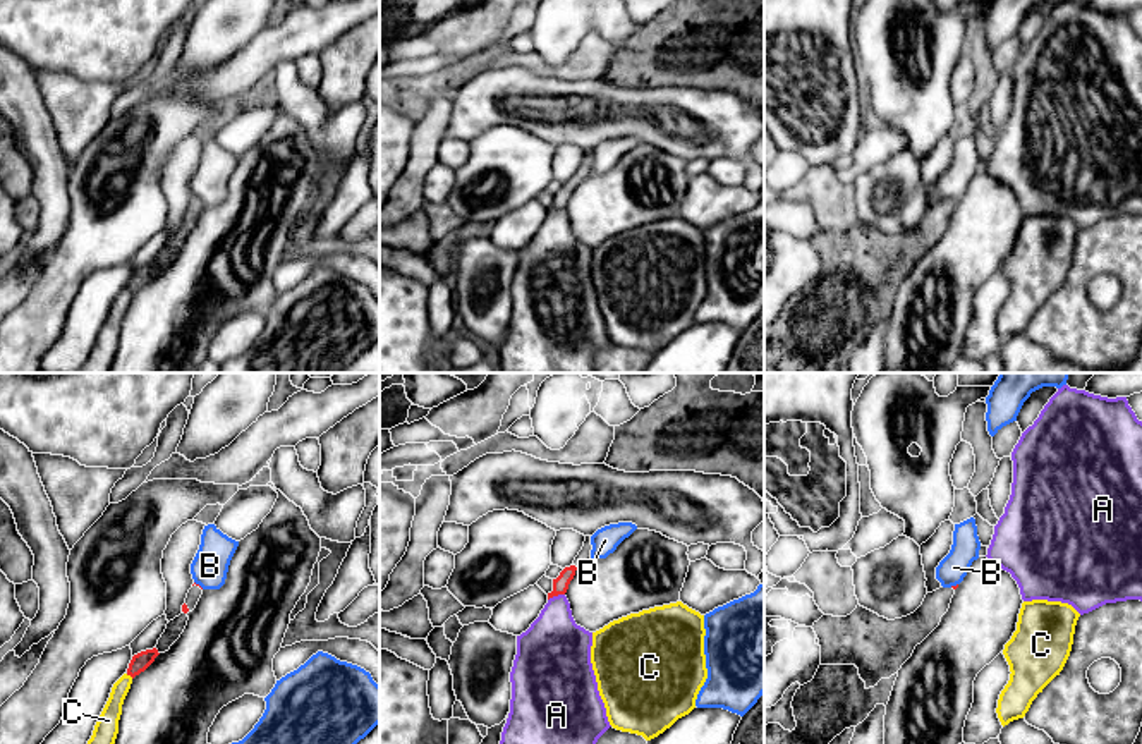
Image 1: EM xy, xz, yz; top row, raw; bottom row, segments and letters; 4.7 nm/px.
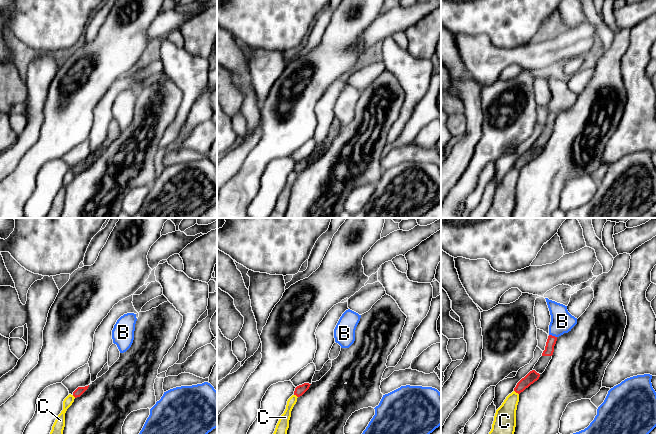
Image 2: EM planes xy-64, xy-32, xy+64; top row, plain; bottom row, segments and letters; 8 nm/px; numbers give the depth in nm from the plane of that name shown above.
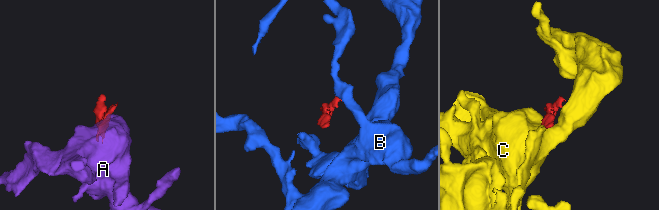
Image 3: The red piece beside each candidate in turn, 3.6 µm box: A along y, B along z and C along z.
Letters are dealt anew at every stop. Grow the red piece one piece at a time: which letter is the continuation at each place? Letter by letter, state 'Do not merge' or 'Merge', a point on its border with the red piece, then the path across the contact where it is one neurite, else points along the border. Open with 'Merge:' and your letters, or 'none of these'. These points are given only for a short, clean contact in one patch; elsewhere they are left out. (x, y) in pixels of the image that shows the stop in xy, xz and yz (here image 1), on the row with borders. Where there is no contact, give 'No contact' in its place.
Merge: none of these
A: Do not merge. Touches red at xz (555, 595)
B: Do not merge. Touches red at xy (198, 585). Boundary: xy (194, 581), (203, 588)
C: Do not merge. Touches red at xy (129, 674)

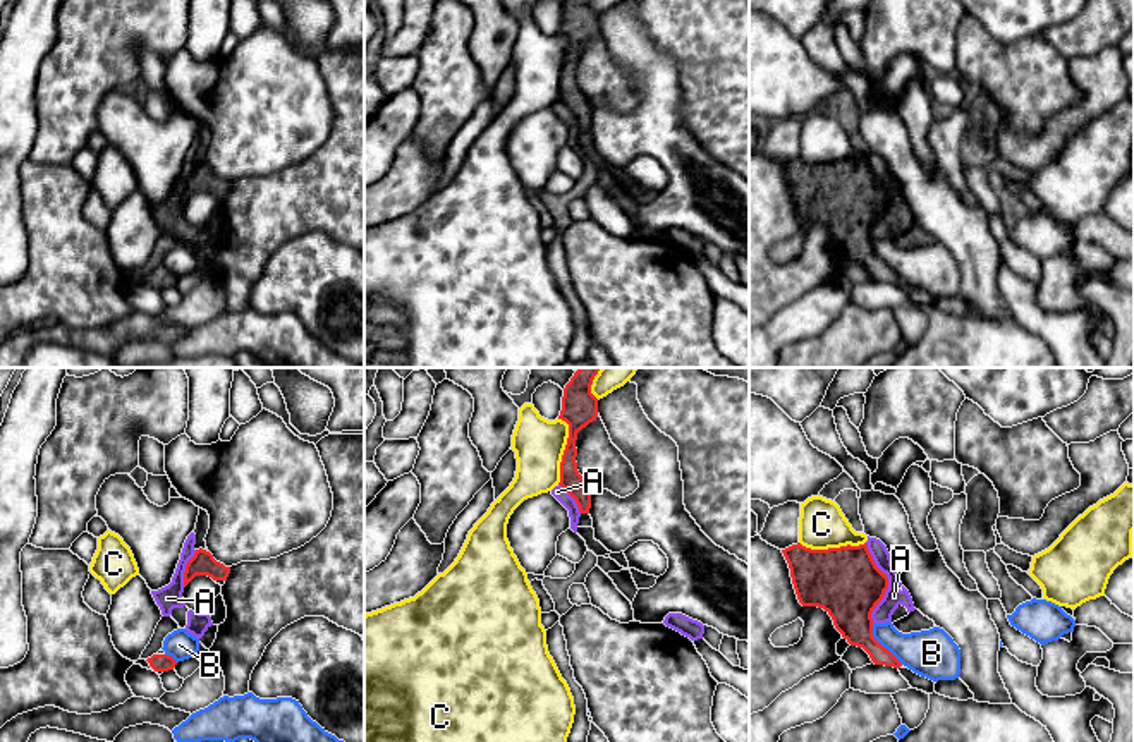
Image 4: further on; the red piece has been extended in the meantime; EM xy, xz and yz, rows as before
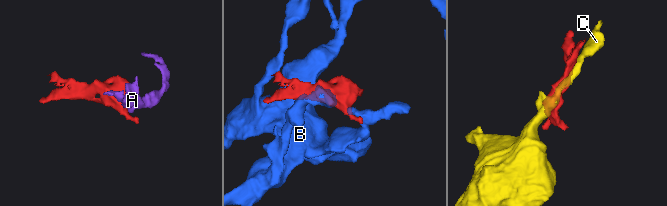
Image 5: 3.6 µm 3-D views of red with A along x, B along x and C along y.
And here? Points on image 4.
Merge: none of these
A: Do not merge. Touches red at yz (887, 583)
B: Do not merge. Touches red at yz (880, 644). Boundary: yz (871, 624), (871, 634), (902, 663)
C: Do not merge. Touches red at xz (564, 450)

